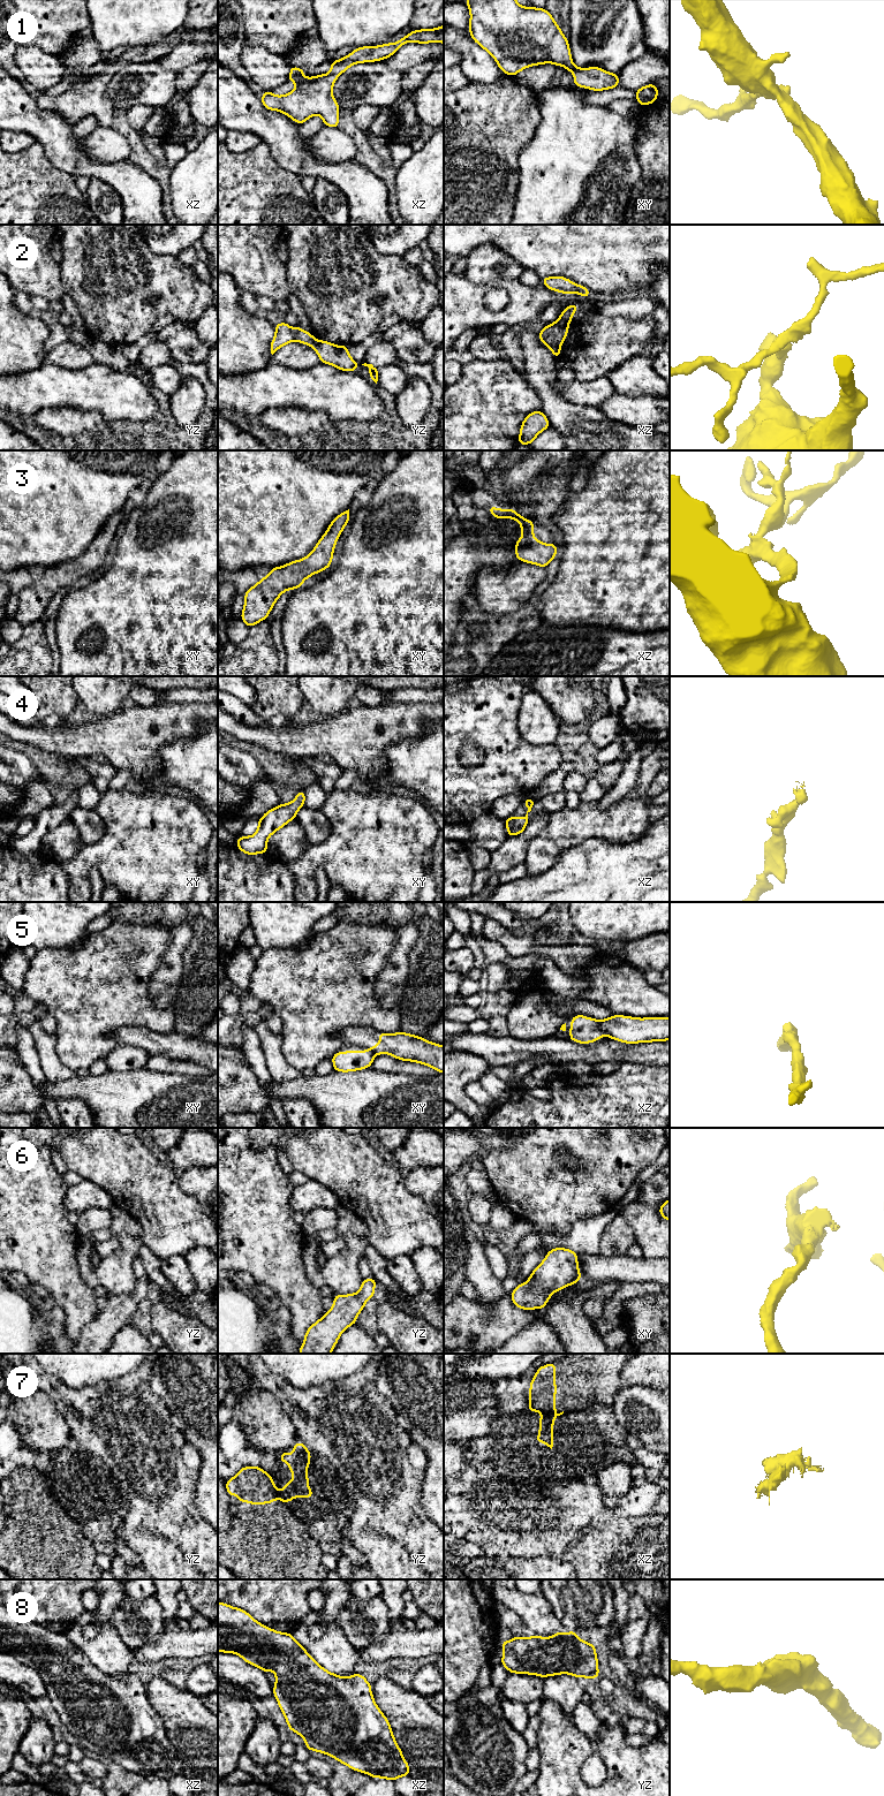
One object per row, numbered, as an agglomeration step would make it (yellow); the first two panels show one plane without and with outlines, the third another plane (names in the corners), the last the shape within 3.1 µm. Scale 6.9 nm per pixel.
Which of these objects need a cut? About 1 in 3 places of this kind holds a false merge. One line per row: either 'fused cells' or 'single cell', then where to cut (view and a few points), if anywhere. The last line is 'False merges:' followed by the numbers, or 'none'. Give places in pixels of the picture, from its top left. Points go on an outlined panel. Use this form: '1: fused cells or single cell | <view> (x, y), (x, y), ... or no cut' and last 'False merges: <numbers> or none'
1: single cell | no cut
2: fused cells | xz (560, 317), (568, 321)
3: single cell | no cut
4: single cell | no cut
5: fused cells | xz (597, 1021), (597, 1025), (606, 1033)
6: single cell | no cut
7: fused cells | xz (556, 1414), (543, 1416)
8: single cell | no cut
False merges: 2, 5, 7

